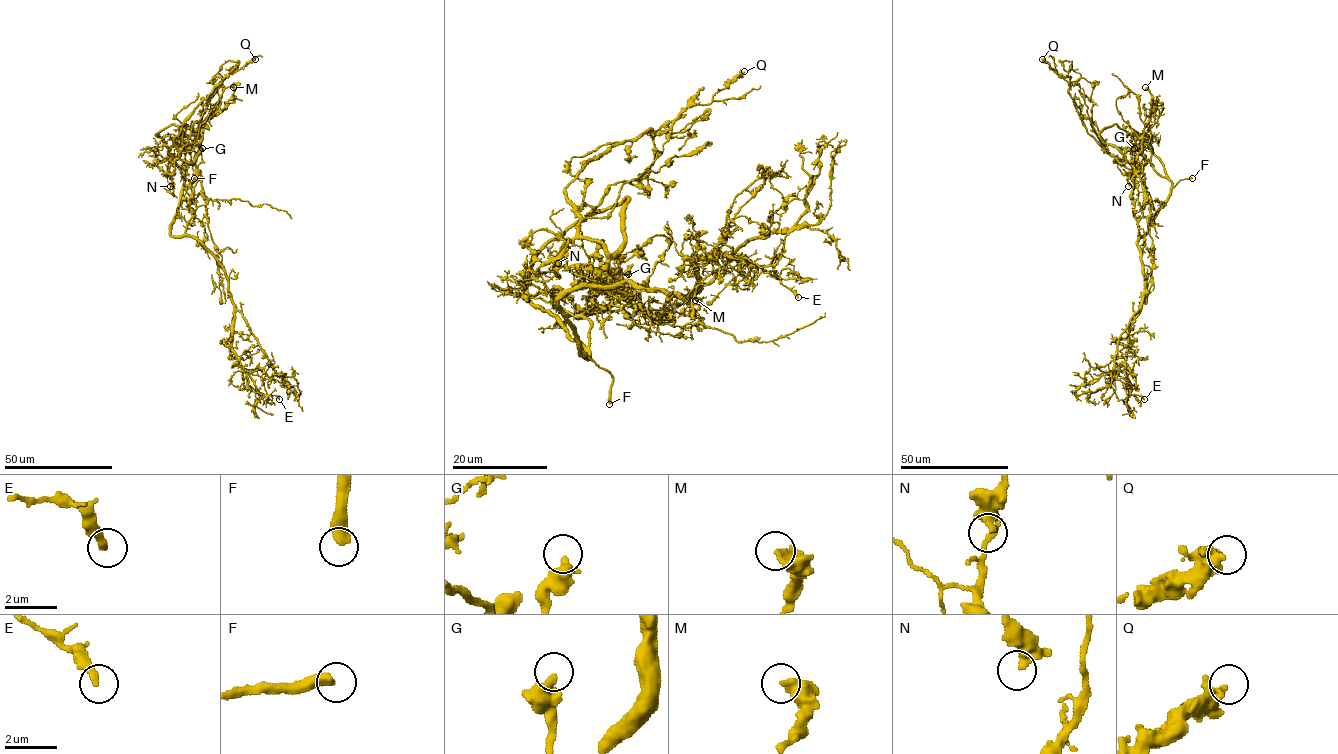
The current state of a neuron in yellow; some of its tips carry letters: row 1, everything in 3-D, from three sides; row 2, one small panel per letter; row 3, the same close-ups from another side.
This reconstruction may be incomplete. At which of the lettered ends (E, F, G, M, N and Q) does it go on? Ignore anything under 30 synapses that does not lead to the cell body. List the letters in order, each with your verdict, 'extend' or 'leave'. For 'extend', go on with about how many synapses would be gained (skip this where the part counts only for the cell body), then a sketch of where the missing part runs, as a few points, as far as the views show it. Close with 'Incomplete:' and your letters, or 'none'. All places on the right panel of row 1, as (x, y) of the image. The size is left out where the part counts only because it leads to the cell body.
E: leave
F: extend; course (1192, 178), (1214, 164), (1197, 150), (1184, 131)
G: leave
M: leave
N: leave
Q: leave
Incomplete: F

